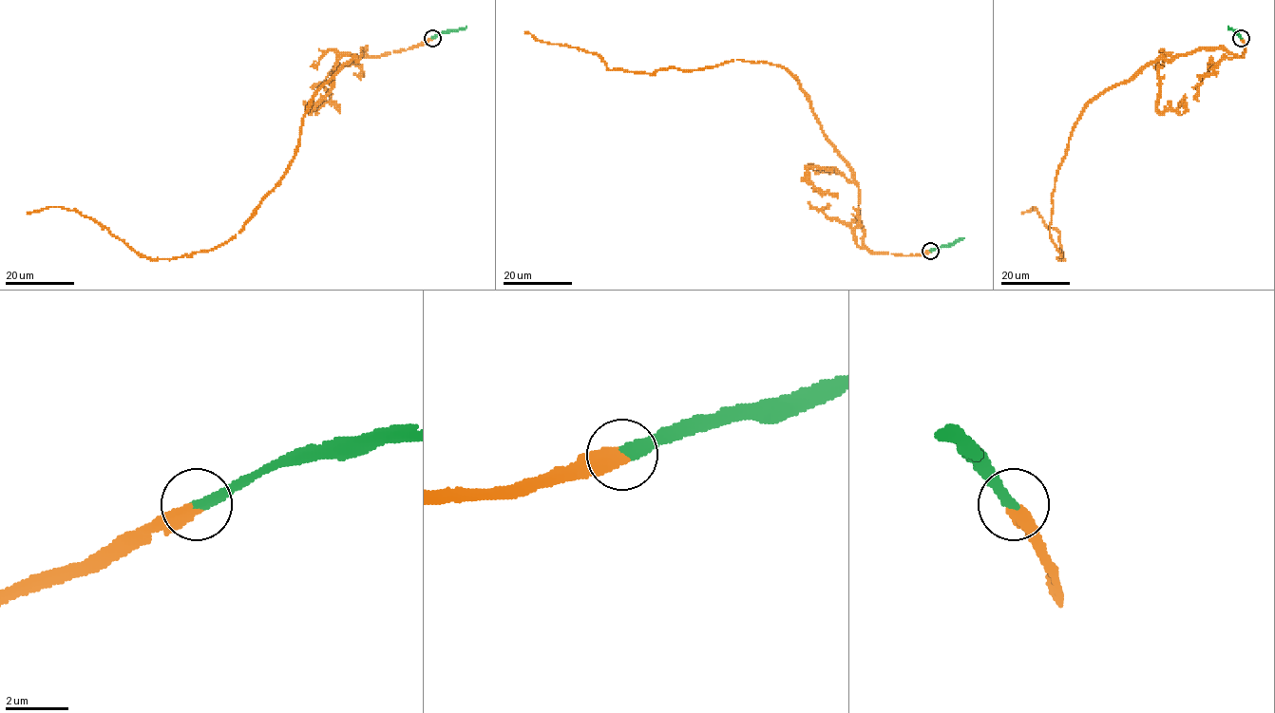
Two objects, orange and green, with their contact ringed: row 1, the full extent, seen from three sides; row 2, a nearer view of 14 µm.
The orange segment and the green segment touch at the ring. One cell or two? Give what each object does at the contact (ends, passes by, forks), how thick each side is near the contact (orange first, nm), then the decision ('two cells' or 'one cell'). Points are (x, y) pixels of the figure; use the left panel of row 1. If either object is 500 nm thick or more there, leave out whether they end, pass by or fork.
orange ends; green ends; calibres 440 and 320 nm; one cell

